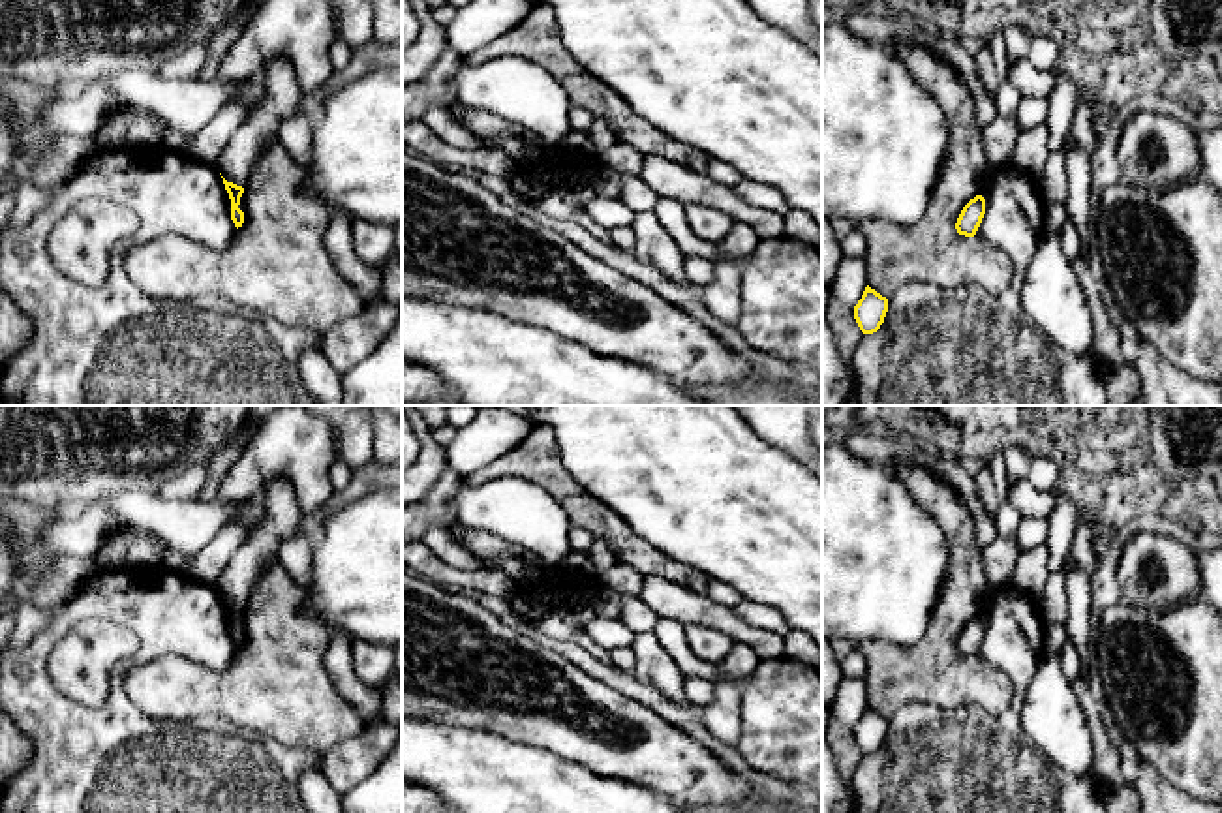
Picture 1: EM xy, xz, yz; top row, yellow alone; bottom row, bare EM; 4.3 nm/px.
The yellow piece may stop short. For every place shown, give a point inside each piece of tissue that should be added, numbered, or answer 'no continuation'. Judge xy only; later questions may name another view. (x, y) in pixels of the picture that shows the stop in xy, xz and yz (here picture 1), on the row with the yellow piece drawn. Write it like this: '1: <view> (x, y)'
1: xy (239, 156)

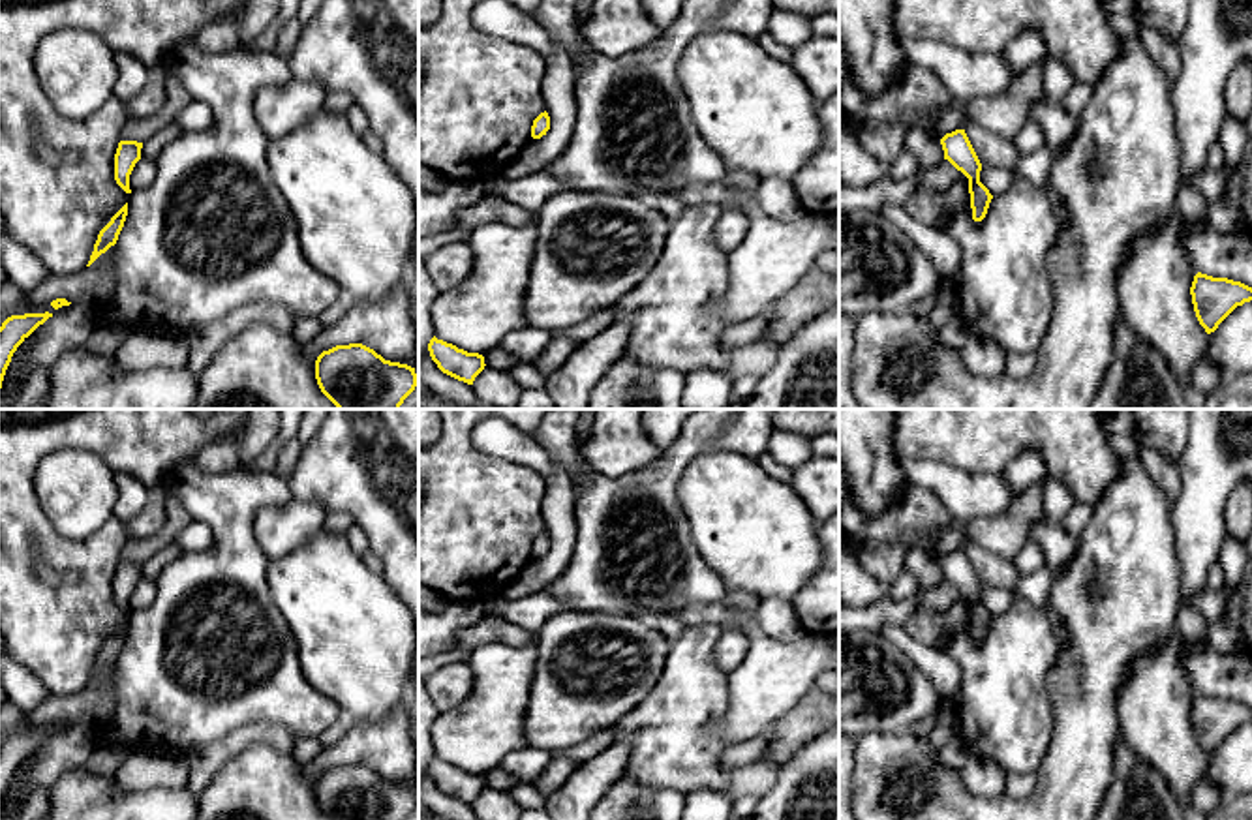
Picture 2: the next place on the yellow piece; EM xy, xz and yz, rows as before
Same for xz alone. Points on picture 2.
no continuation

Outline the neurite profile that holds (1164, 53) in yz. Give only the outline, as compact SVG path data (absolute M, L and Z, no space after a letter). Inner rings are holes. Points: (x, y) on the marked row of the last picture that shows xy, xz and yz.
M1139 24L1137 32L1151 58L1166 73L1169 84L1173 84L1181 73L1181 54L1177 43L1164 39L1158 30L1147 24Z

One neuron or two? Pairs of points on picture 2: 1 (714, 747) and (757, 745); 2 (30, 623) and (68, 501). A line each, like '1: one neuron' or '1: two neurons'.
1: two neurons
2: two neurons

